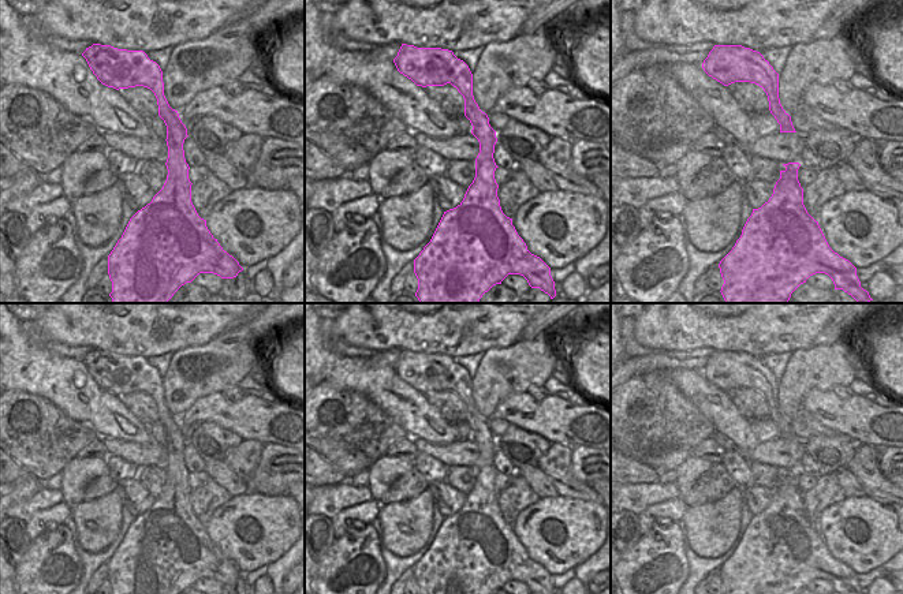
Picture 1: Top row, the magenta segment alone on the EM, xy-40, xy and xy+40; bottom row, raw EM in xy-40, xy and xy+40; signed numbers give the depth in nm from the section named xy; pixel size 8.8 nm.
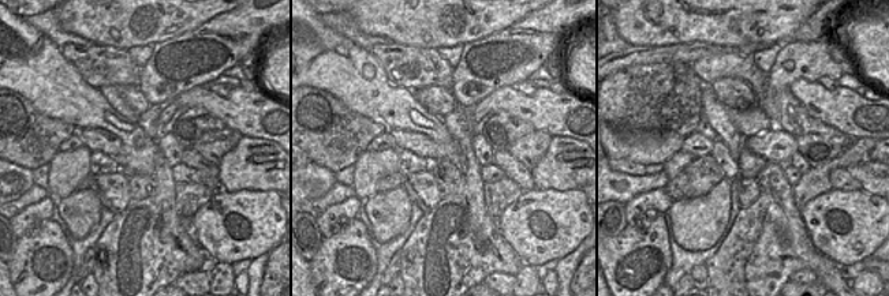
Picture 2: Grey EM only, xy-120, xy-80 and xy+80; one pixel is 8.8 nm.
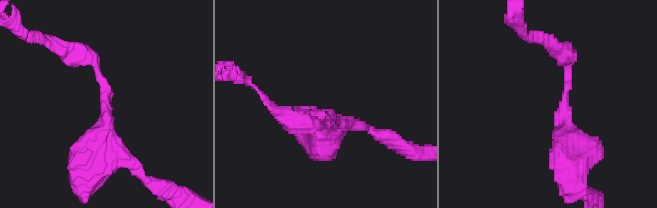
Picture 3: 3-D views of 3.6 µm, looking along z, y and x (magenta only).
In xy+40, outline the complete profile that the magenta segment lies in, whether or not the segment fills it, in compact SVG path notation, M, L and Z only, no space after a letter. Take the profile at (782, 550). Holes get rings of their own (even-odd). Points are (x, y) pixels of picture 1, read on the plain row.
M799 468L783 470L780 485L776 487L773 500L761 513L753 515L747 524L740 543L732 556L720 567L719 574L724 590L721 594L798 594L801 590L816 579L828 580L835 594L862 594L857 582L857 574L846 564L835 558L820 531L806 516L803 511L803 494L798 486Z

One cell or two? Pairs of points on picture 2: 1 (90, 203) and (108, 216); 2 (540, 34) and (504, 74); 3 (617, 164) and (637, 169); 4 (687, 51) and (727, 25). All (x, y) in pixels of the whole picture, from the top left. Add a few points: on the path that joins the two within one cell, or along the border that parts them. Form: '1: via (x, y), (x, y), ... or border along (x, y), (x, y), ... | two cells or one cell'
1: border along (103, 206), (100, 221), (82, 238) | two cells
2: via (530, 44), (510, 64) | one cell
3: via (622, 165), (632, 168) | one cell
4: border along (671, 44), (713, 42), (734, 47) | two cells

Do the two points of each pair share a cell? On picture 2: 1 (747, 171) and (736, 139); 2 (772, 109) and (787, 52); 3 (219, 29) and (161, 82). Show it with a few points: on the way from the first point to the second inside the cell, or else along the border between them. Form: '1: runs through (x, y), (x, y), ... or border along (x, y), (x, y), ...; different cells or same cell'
1: border along (743, 146), (736, 160); different cells
2: runs through (769, 96), (777, 81), (779, 66); same cell
3: runs through (200, 36), (185, 41), (182, 59), (178, 63); same cell

